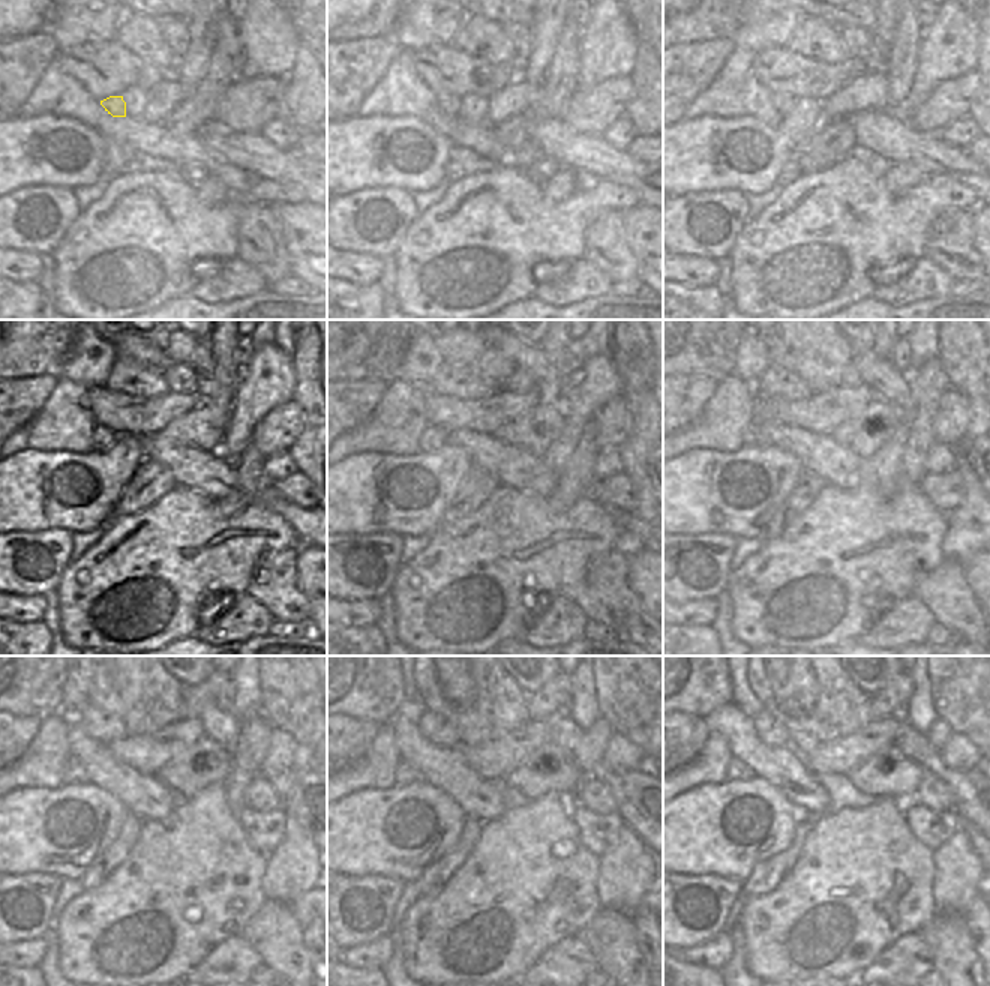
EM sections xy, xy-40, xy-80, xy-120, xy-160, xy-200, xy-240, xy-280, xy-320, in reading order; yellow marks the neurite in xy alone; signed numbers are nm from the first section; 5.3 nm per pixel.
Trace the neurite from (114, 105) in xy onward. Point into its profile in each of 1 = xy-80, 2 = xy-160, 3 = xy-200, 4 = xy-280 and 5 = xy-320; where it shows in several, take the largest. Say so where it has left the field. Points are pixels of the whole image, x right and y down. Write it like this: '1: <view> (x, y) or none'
1: xy-80 (783, 102)
2: xy-160 (434, 437)
3: xy-200 (752, 438)
4: xy-280 (405, 773)
5: xy-320 (735, 770)

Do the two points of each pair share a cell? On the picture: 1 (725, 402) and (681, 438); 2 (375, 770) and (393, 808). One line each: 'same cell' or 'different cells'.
1: same cell
2: different cells

